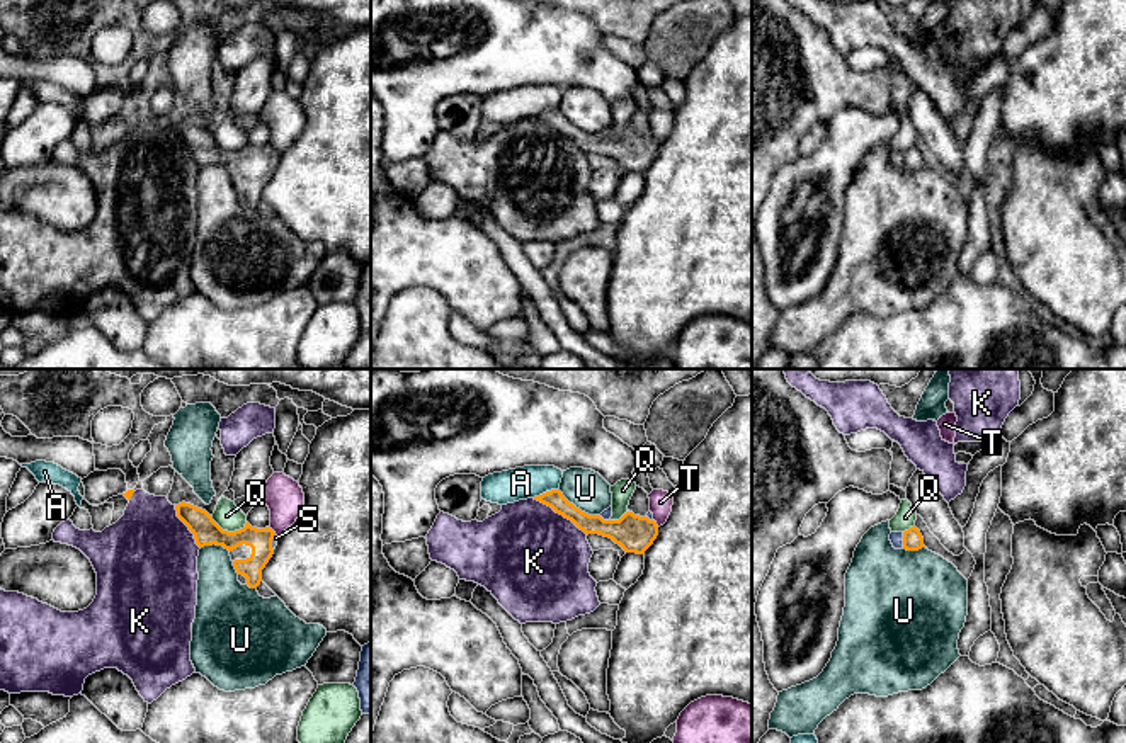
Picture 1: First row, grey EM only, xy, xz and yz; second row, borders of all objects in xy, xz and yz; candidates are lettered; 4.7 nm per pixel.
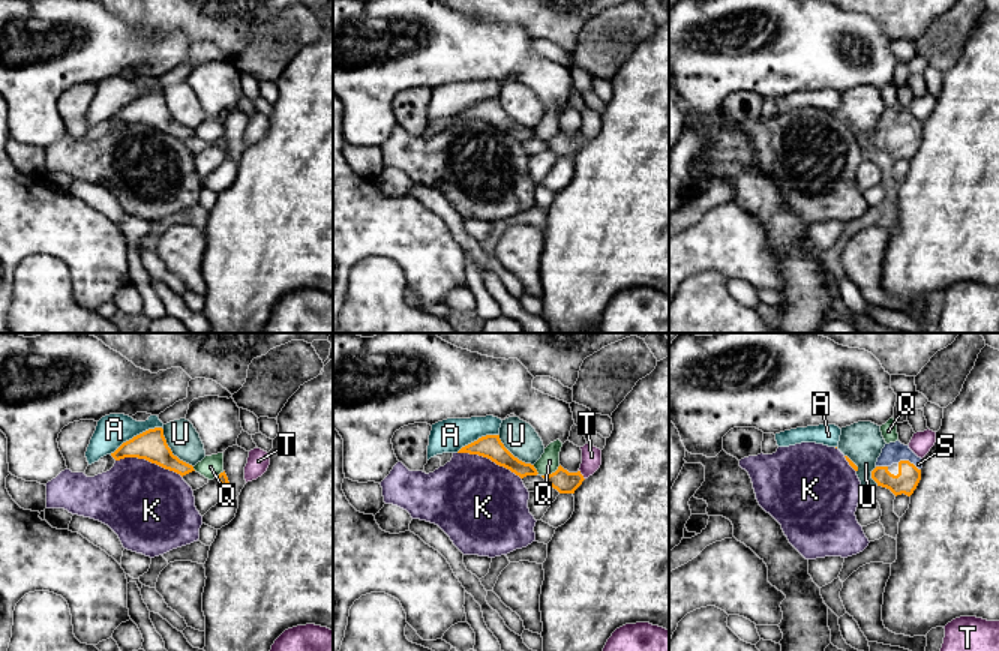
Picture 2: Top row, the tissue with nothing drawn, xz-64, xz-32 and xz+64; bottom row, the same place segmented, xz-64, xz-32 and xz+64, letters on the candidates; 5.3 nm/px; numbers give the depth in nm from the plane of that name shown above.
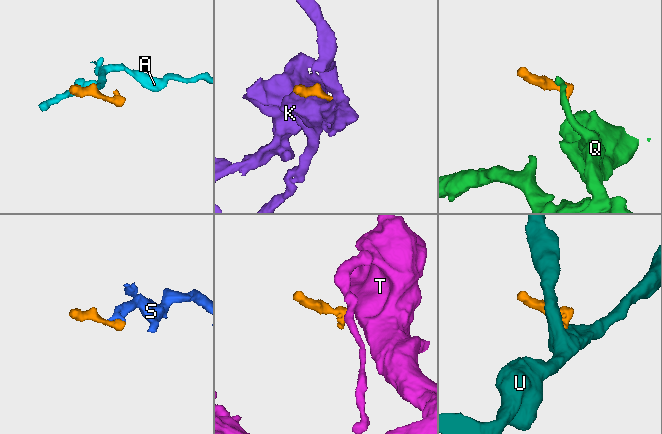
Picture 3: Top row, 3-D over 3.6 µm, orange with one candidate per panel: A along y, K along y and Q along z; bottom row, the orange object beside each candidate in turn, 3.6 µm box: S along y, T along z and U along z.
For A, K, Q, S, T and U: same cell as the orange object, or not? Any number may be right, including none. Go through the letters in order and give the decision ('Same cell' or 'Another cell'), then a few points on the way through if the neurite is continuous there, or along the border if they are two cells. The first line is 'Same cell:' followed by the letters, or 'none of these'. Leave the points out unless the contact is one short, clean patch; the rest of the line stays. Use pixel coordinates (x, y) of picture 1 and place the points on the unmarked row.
Same cell: S
A: Another cell
K: Another cell. Boundary: xz (533, 118), (550, 124), (587, 153)
Q: Another cell. Boundary: xy (211, 136), (228, 150), (238, 150), (247, 141)
S: Same cell
T: Another cell. Boundary: xy (269, 145), (276, 153)
U: Another cell

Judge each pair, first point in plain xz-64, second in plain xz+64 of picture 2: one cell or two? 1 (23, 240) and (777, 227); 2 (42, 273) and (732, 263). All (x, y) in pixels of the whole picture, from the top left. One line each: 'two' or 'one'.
1: two
2: two

